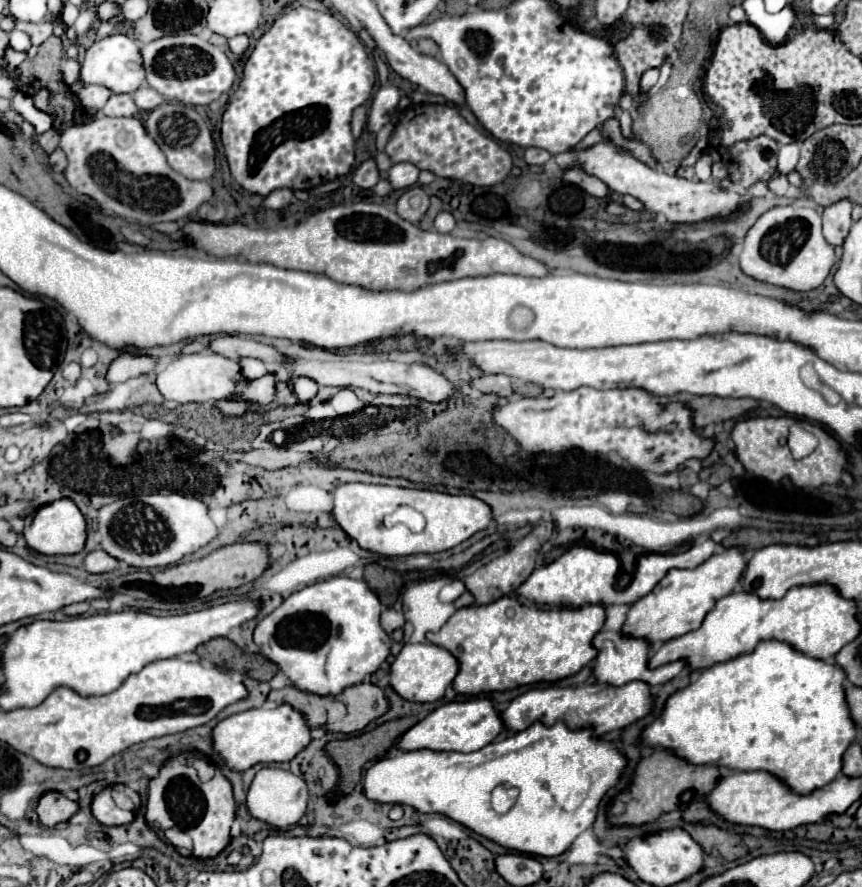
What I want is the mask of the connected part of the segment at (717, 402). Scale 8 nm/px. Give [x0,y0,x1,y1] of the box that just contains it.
[687,397,759,429]

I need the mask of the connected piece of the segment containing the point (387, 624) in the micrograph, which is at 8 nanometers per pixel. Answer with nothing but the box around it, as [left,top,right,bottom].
[381,601,405,633]

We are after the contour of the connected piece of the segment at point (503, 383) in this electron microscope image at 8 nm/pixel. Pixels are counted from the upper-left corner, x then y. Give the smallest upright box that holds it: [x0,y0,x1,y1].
[471,375,515,401]

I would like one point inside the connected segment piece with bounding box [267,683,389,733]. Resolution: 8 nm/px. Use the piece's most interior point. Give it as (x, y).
(358, 705)

